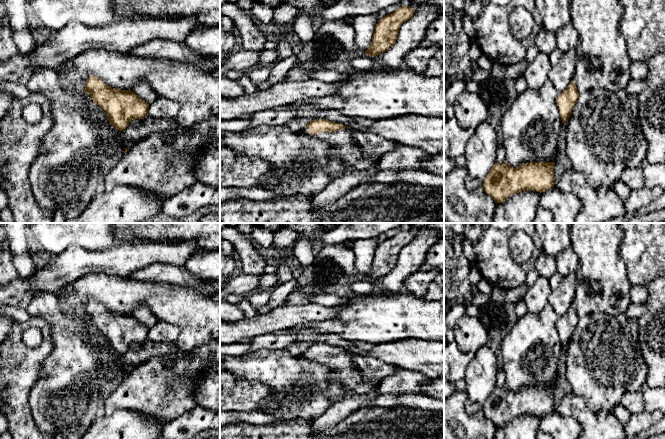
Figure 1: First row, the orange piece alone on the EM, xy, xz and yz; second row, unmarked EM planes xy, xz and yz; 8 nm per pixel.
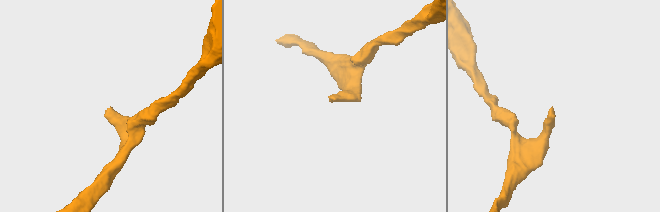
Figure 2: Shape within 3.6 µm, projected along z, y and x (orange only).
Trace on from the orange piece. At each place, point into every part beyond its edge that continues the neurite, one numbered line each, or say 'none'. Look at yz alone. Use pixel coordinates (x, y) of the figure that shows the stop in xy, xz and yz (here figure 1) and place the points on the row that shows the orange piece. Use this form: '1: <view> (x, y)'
1: yz (602, 60)

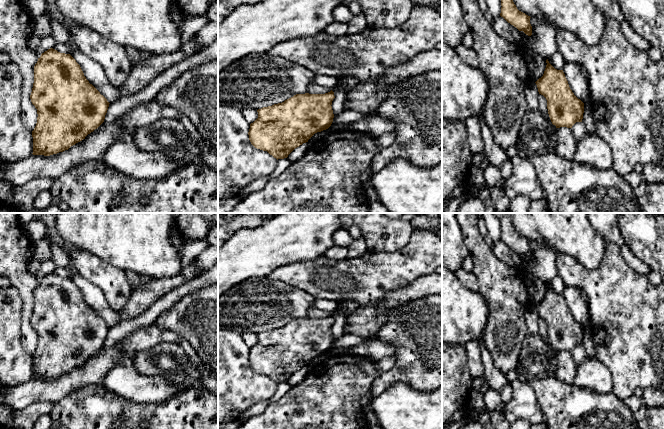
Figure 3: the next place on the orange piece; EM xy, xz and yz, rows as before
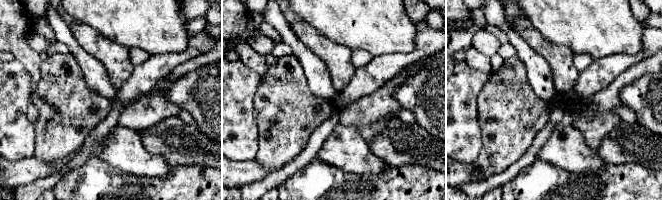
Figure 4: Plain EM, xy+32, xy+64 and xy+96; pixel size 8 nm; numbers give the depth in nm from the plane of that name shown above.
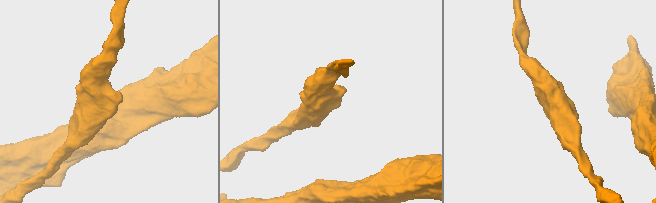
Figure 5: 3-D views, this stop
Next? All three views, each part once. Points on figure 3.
none

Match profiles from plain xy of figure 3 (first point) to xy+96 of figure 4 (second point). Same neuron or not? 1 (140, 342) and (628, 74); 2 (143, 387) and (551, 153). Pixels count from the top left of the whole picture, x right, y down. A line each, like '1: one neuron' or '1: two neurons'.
1: one neuron
2: one neuron

